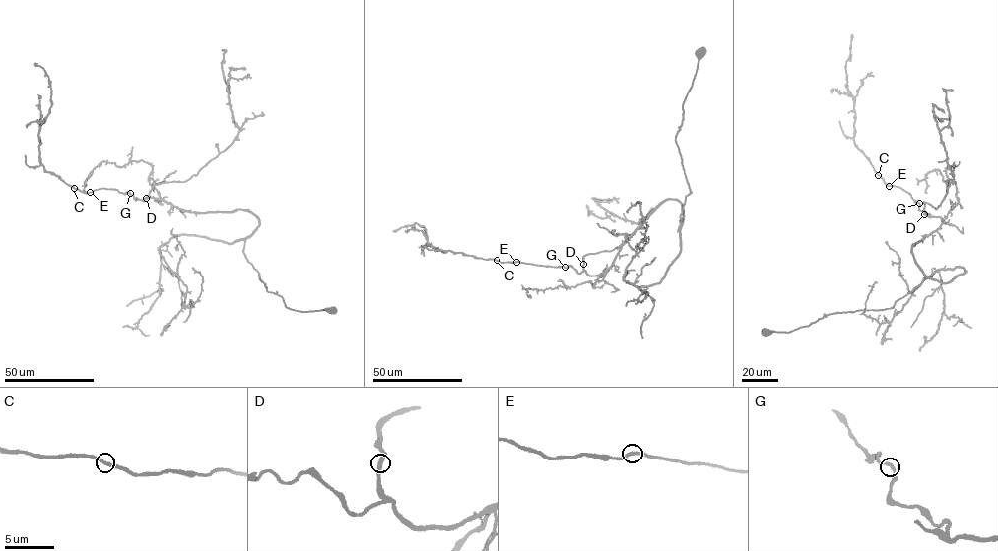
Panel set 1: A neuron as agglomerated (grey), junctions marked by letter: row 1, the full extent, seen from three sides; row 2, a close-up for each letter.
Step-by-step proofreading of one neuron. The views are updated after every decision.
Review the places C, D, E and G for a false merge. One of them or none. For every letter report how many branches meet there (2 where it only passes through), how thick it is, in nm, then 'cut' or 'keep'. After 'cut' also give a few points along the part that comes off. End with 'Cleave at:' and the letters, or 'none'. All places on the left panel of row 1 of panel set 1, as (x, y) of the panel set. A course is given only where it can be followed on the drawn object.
C: branches 2; calibre 280 nm; keep
D: branches 2; calibre 280 nm; keep
E: branches 2; calibre 240 nm; keep
G: branches 2; calibre 260 nm; keep
Cleave at: none

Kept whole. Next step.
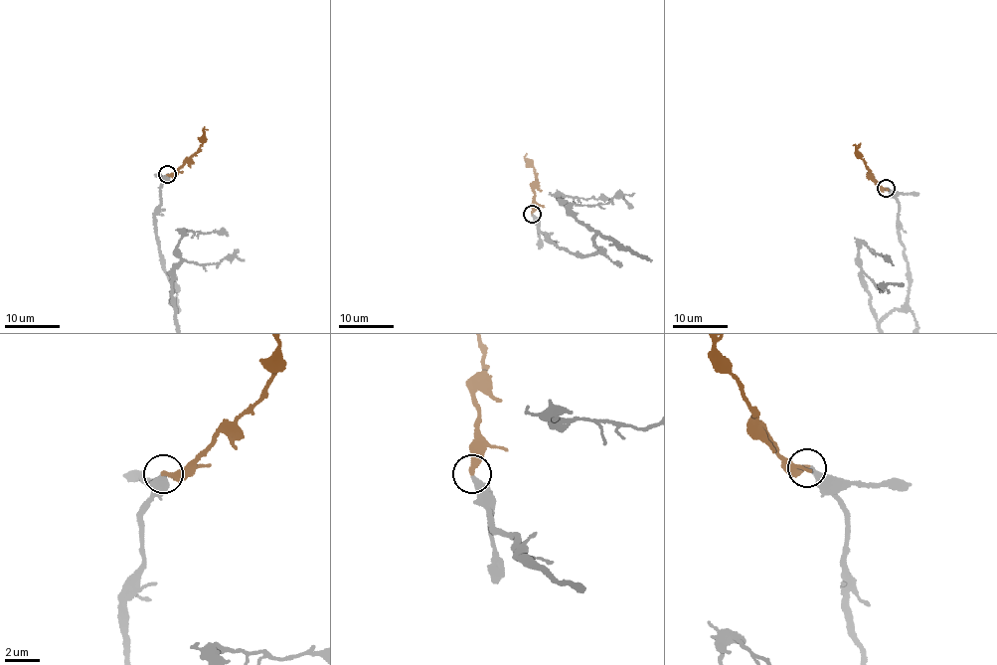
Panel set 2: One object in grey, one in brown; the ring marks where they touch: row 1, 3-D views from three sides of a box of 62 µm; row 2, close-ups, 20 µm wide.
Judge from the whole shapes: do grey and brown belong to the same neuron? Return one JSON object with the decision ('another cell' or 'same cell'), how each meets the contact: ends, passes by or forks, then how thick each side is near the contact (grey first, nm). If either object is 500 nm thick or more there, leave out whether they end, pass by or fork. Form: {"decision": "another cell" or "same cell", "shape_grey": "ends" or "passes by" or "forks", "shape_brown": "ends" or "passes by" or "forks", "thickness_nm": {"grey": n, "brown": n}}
{"decision": "same cell", "shape_grey": "ends", "shape_brown": "ends", "thickness_nm": {"grey": 380, "brown": 280}}

